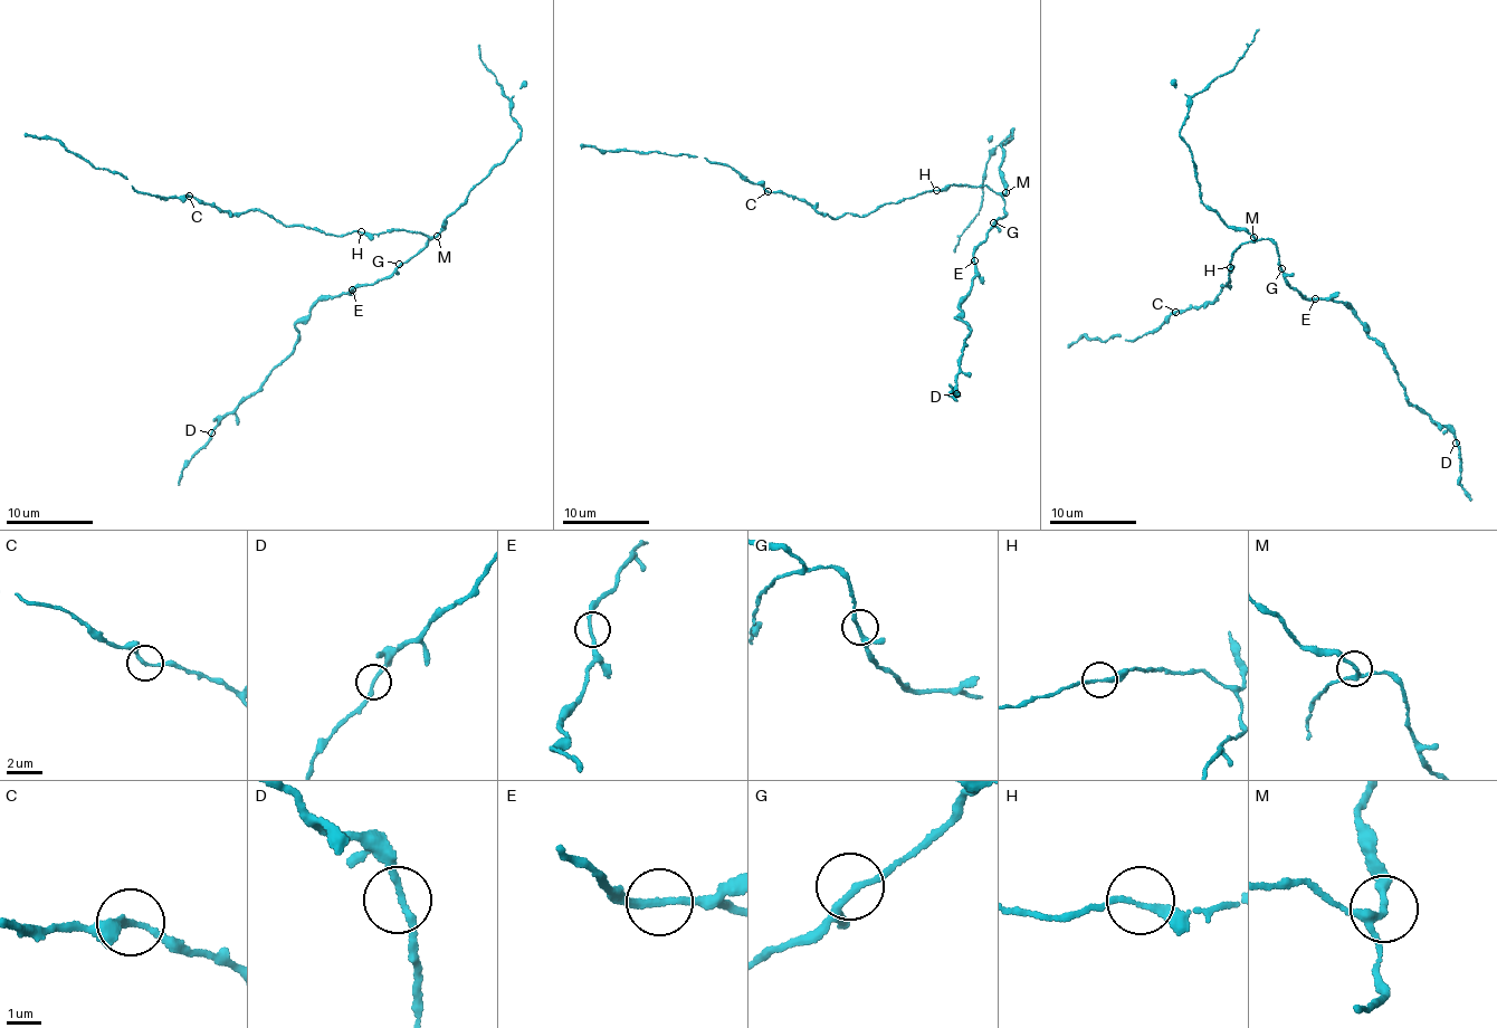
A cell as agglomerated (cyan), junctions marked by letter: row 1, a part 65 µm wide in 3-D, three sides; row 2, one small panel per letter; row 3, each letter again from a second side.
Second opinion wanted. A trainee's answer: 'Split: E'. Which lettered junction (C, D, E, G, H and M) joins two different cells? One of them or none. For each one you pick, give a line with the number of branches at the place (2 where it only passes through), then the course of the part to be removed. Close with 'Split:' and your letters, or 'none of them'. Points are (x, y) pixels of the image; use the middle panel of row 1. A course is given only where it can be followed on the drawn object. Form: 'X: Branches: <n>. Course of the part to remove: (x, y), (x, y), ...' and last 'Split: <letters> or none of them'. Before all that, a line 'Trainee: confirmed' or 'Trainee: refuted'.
Trainee: refuted
Split: none of them

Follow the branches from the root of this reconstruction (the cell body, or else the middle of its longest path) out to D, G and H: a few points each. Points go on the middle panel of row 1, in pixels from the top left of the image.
D: (970, 186), (992, 188), (1006, 215), (973, 256), (972, 291), (956, 317), (972, 332), (964, 339), (956, 393)
G: (970, 186), (992, 188), (1002, 198), (1006, 215), (993, 222)
H: (970, 186), (949, 186), (936, 190)

